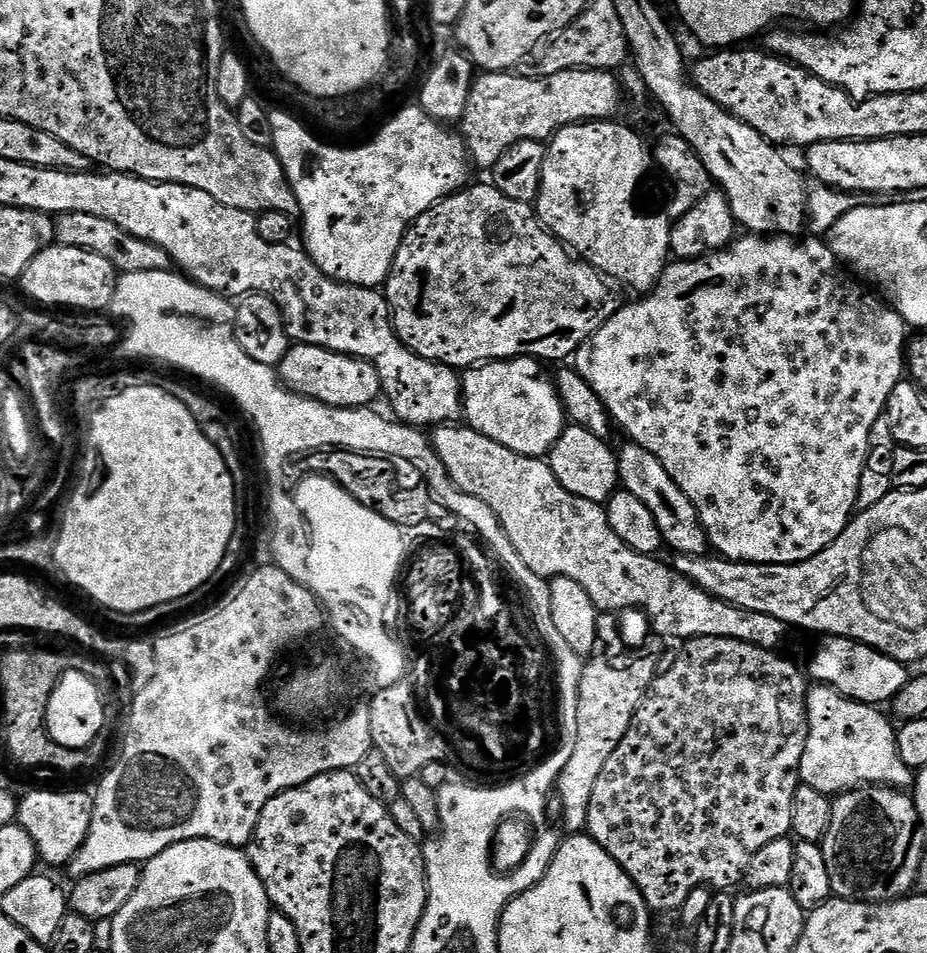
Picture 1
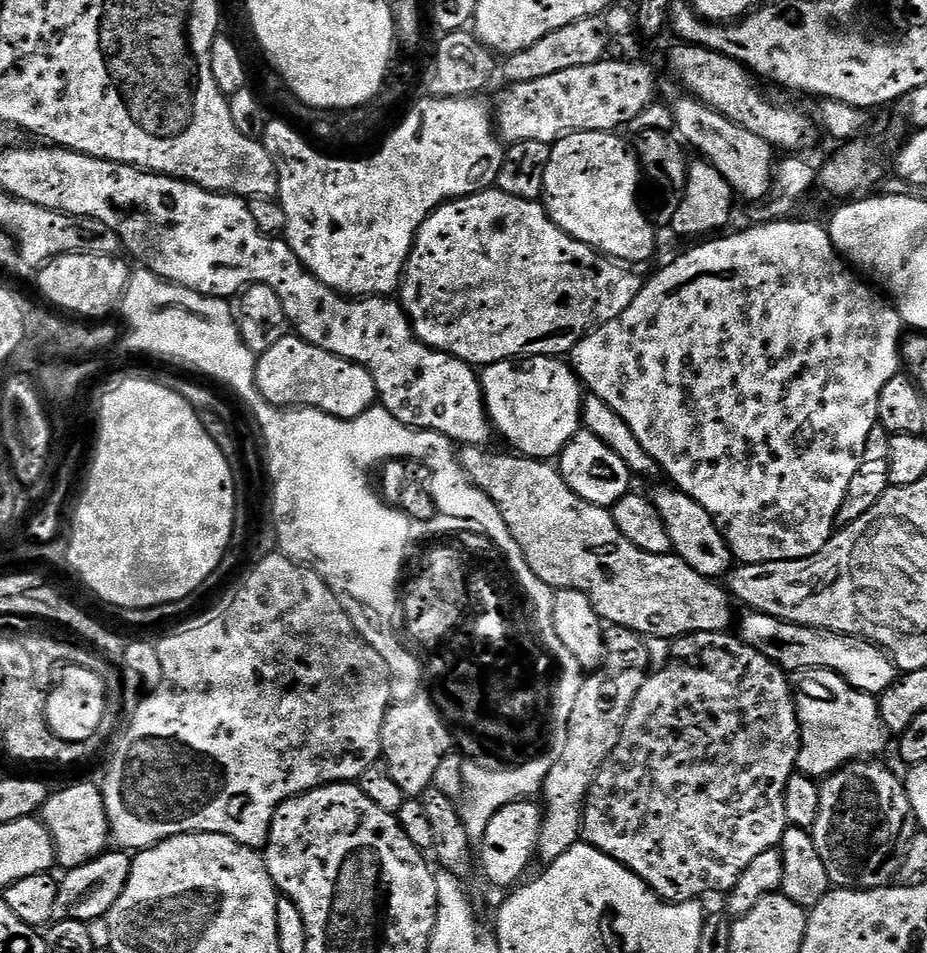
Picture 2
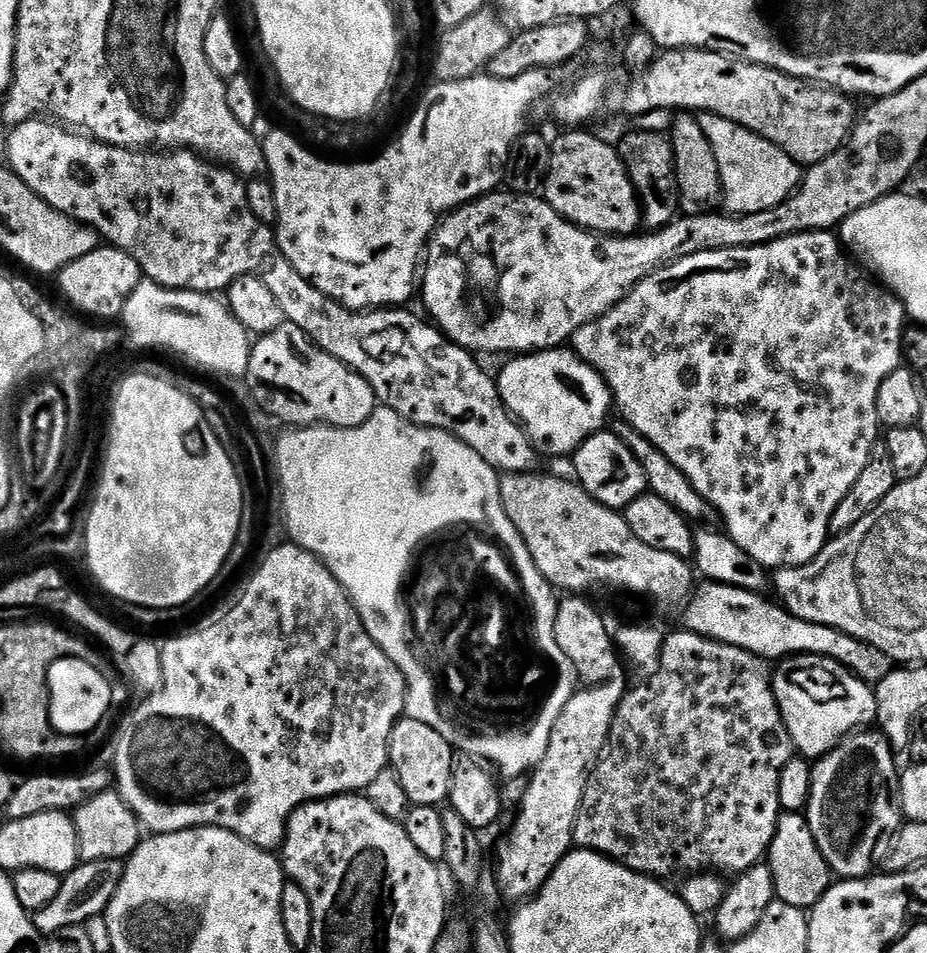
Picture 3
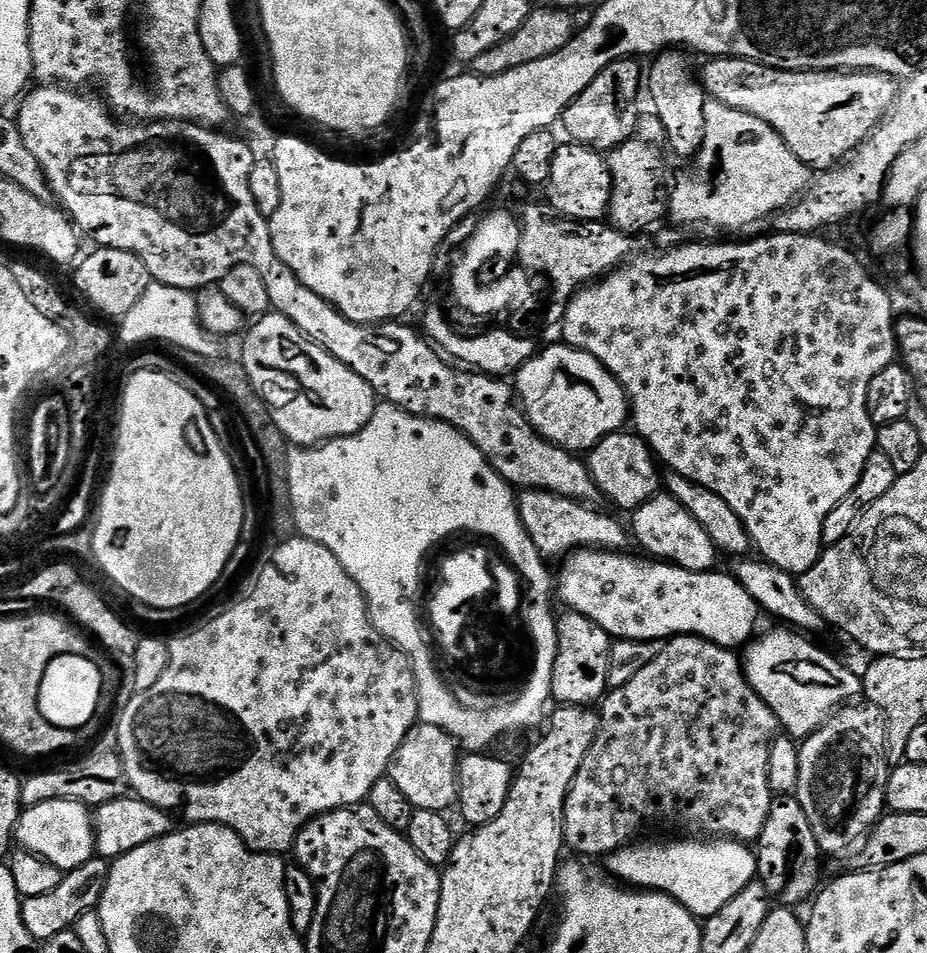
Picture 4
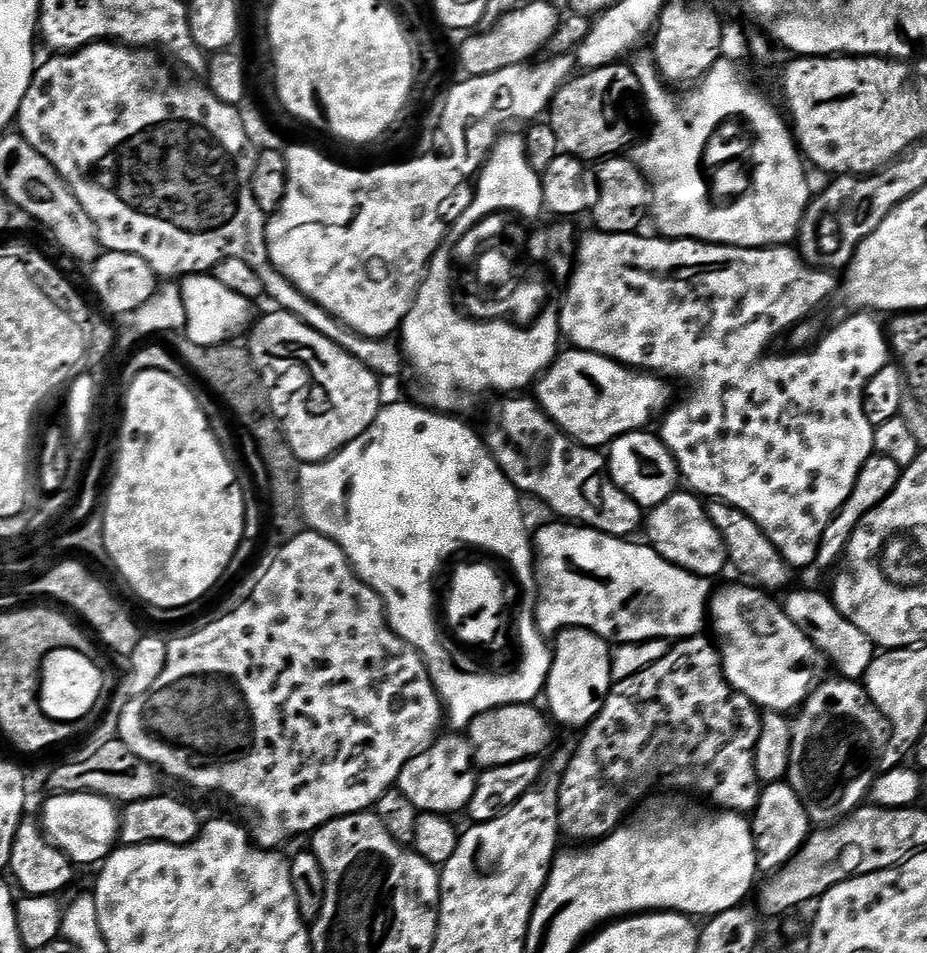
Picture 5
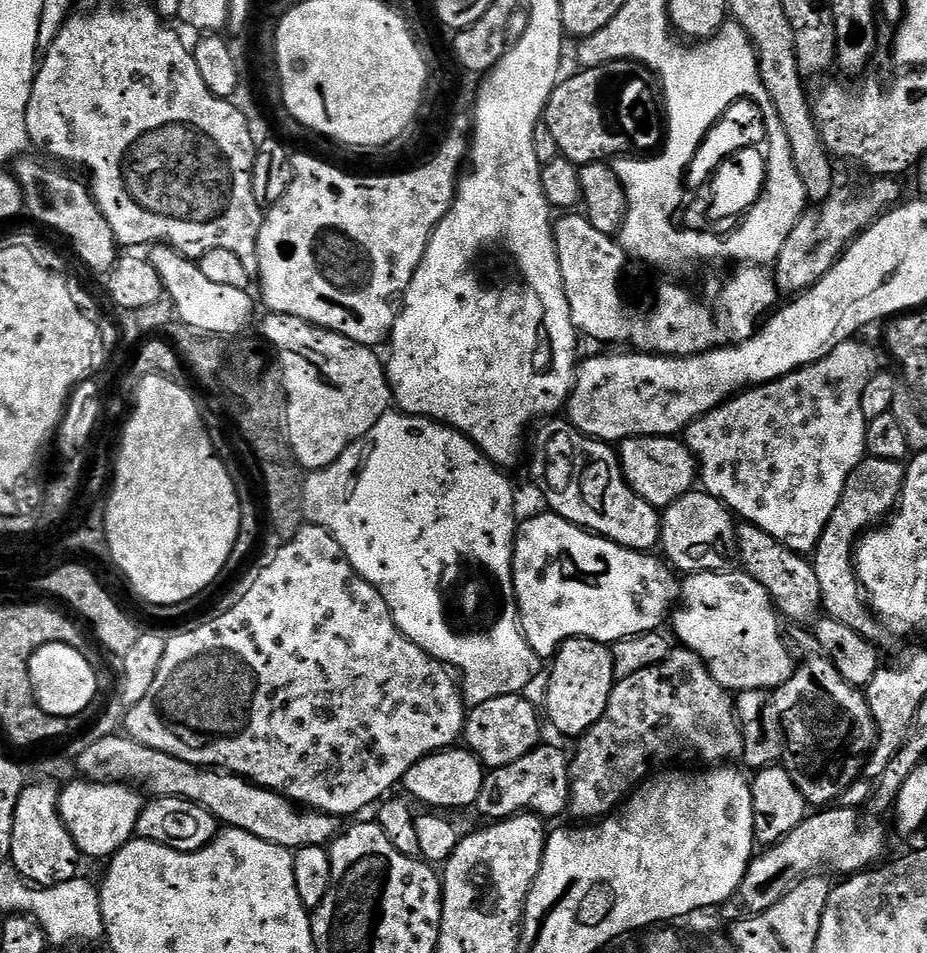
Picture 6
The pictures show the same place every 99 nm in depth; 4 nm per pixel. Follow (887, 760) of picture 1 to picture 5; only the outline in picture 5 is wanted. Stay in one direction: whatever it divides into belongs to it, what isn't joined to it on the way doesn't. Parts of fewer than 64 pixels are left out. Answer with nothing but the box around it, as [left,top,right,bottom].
[710,583,826,714]

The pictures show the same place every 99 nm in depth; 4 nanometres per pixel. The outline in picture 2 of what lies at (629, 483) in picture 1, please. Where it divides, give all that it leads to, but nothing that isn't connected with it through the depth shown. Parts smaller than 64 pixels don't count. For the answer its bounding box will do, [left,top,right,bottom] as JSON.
[650,484,736,580]

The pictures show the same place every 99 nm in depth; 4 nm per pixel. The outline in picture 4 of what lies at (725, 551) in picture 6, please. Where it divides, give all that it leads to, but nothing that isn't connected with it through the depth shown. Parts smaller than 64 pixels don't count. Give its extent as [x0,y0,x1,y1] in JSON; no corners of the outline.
[630,494,718,572]

